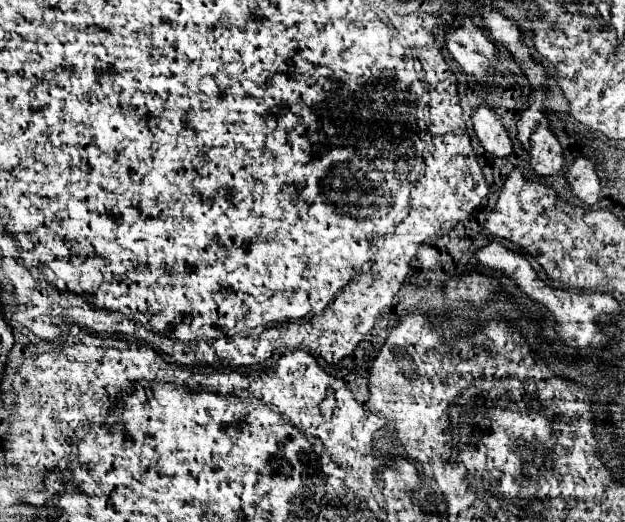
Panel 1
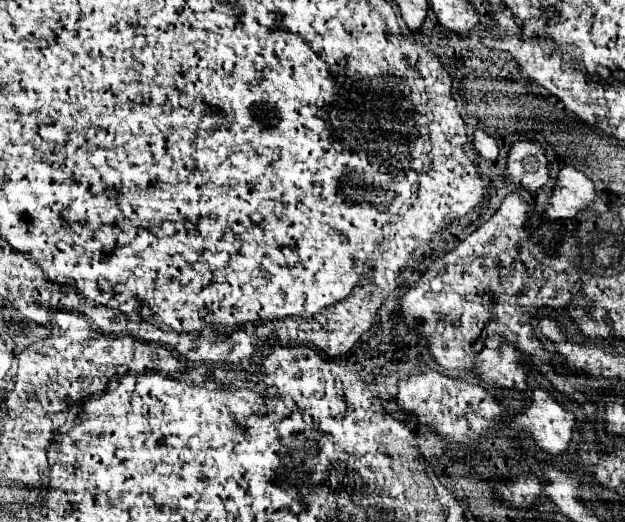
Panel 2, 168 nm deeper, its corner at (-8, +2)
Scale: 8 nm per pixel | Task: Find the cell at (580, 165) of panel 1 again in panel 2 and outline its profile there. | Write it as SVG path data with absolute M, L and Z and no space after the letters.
M563 166L557 184L551 190L551 200L545 210L545 218L549 220L565 220L575 218L581 210L589 208L597 198L597 190L591 178L587 178L575 166Z

